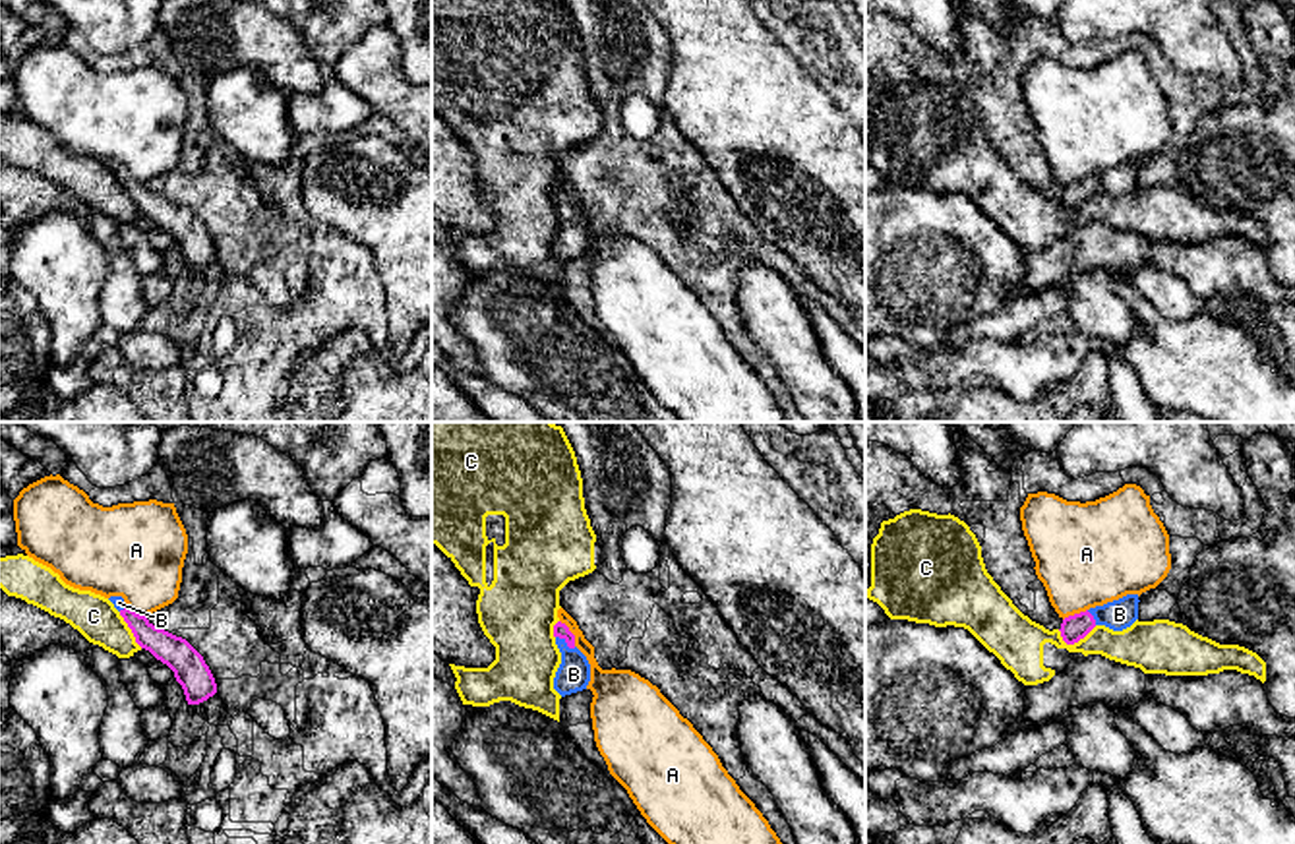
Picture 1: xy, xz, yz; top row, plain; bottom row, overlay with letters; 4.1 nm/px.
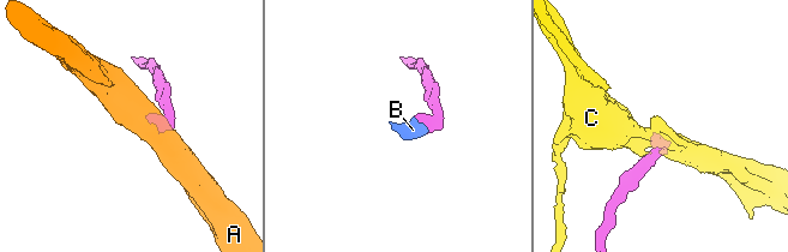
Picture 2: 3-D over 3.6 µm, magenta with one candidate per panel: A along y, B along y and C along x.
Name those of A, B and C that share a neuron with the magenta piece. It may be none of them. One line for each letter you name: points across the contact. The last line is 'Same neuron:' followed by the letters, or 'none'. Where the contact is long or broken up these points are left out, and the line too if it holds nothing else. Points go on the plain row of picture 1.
B: across xz (560, 196), (566, 208), (573, 227), (573, 241)
Same neuron: B

